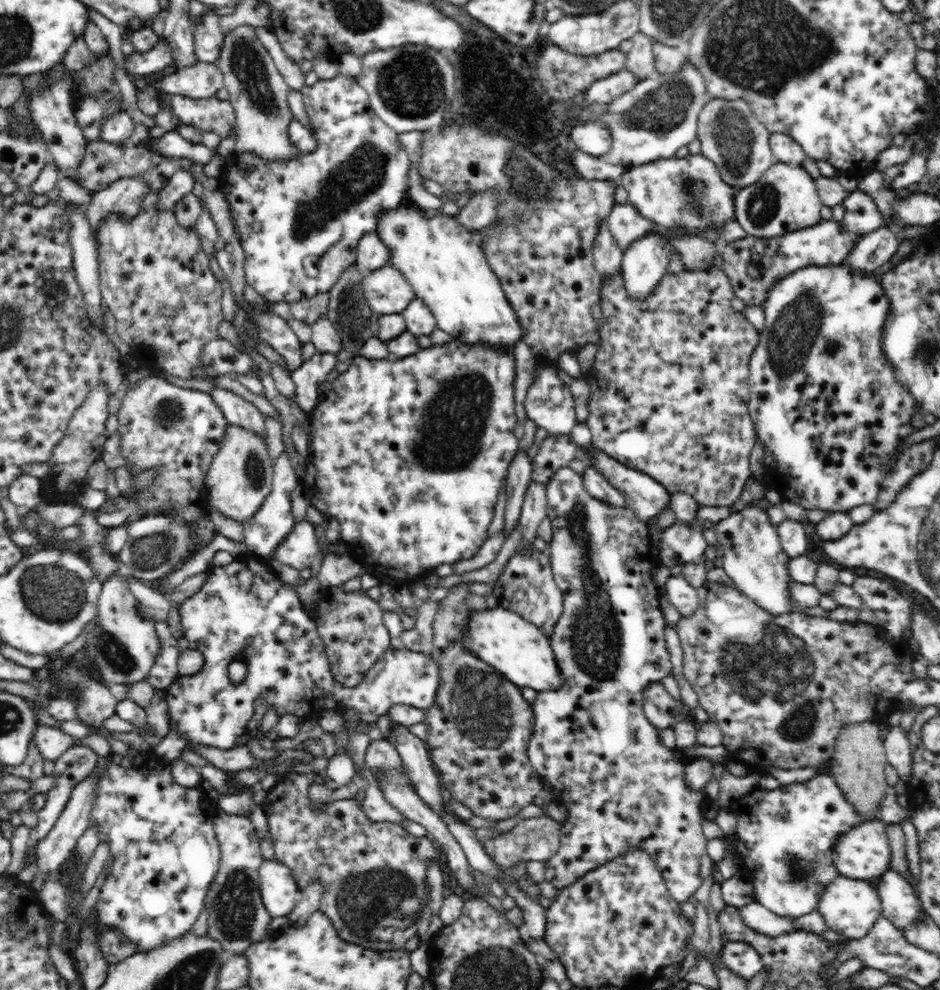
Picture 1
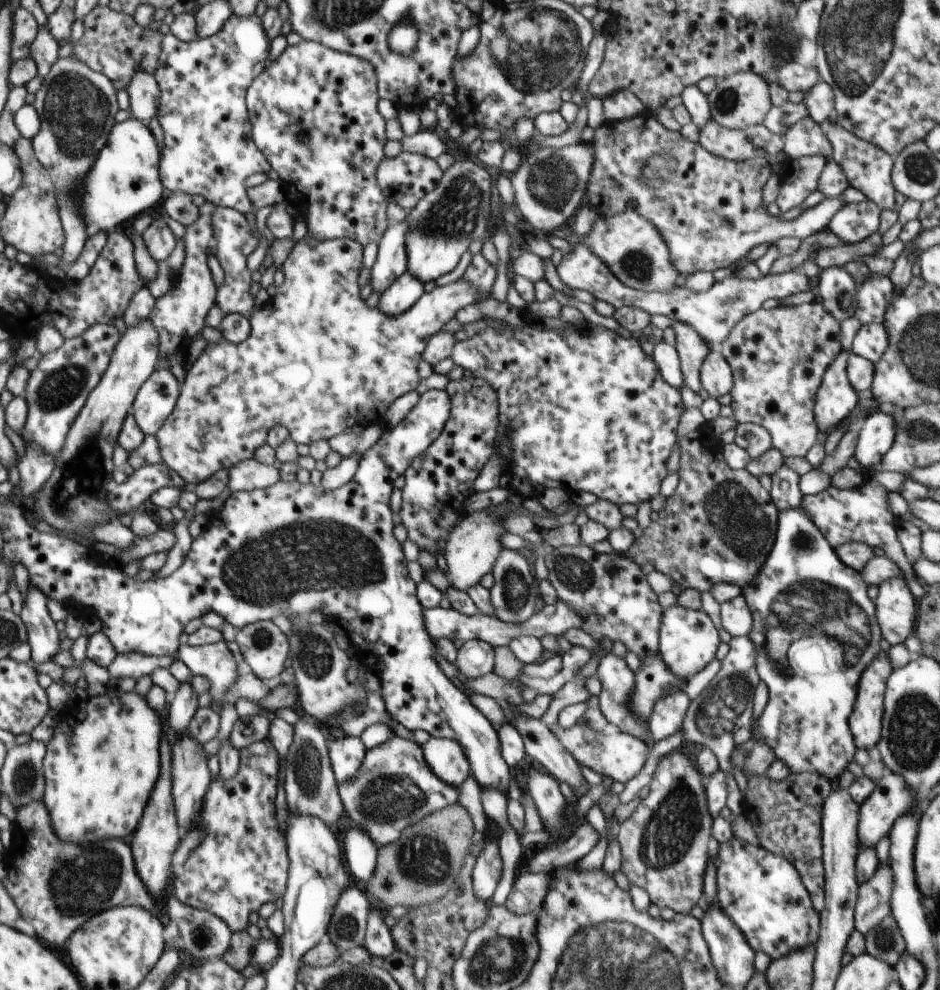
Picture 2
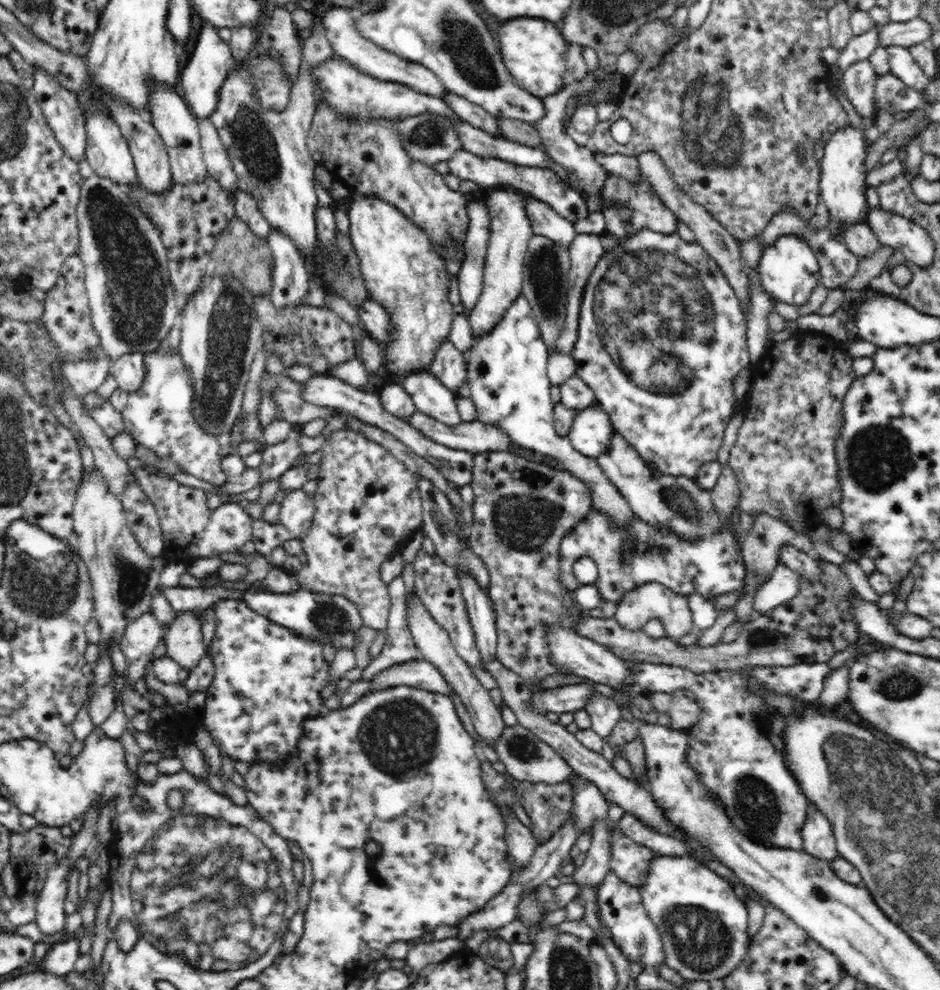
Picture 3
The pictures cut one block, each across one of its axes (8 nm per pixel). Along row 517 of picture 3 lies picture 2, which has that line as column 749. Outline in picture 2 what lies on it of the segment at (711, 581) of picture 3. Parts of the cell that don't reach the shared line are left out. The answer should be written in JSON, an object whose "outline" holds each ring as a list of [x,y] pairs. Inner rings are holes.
{"outline":[[[802,508],[787,509],[779,512],[777,516],[777,536],[775,537],[773,550],[767,557],[766,563],[757,575],[753,585],[745,589],[743,593],[745,593],[746,600],[749,602],[749,608],[753,617],[753,628],[748,636],[757,647],[756,671],[758,677],[766,683],[770,695],[768,704],[764,708],[764,713],[758,718],[758,726],[750,729],[756,741],[770,746],[777,759],[784,762],[790,768],[791,773],[816,772],[826,776],[832,782],[834,778],[841,775],[855,756],[857,747],[855,746],[852,732],[850,732],[848,718],[852,714],[854,707],[857,685],[862,672],[872,663],[872,660],[885,646],[884,638],[882,638],[879,625],[875,620],[874,603],[867,596],[867,588],[865,581],[862,581],[861,574],[845,566],[838,559],[837,553],[832,549],[828,540],[824,538],[822,532],[814,524],[813,519],[808,514],[805,514]]]}

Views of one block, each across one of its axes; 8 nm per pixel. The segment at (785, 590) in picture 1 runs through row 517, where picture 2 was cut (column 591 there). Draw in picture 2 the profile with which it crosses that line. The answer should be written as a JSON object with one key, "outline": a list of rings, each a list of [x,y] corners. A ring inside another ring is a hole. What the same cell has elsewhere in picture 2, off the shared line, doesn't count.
{"outline":[[[582,720],[567,730],[563,730],[558,724],[550,728],[555,732],[557,740],[579,764],[591,768],[602,776],[606,775],[623,785],[633,780],[642,771],[651,752],[650,745],[640,738],[622,732],[617,734],[596,732],[584,724]]]}

